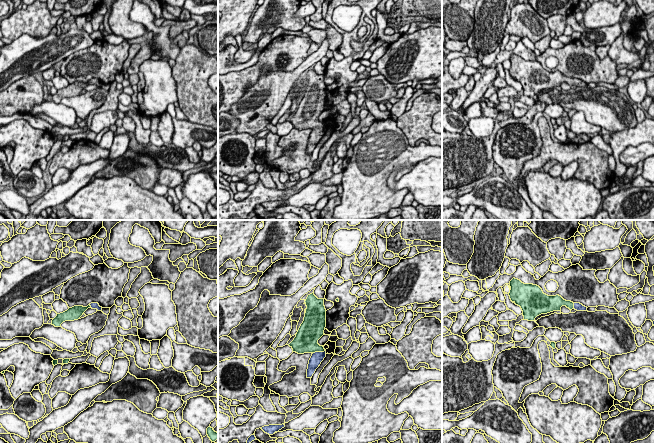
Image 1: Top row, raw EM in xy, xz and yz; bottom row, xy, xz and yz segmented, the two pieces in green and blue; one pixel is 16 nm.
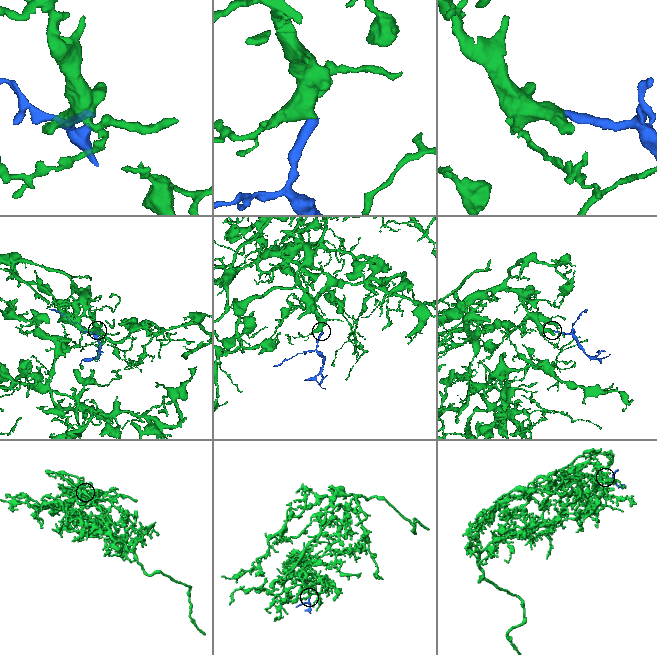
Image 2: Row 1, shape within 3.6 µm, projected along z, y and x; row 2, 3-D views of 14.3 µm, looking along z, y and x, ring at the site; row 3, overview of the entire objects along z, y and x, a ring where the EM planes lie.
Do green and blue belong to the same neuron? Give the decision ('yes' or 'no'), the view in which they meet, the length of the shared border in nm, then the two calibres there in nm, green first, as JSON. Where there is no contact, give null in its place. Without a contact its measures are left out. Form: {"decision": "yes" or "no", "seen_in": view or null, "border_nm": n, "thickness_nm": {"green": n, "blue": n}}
{"decision": "yes", "seen_in": "xz", "border_nm": 200, "thickness_nm": {"green": 380, "blue": 190}}

